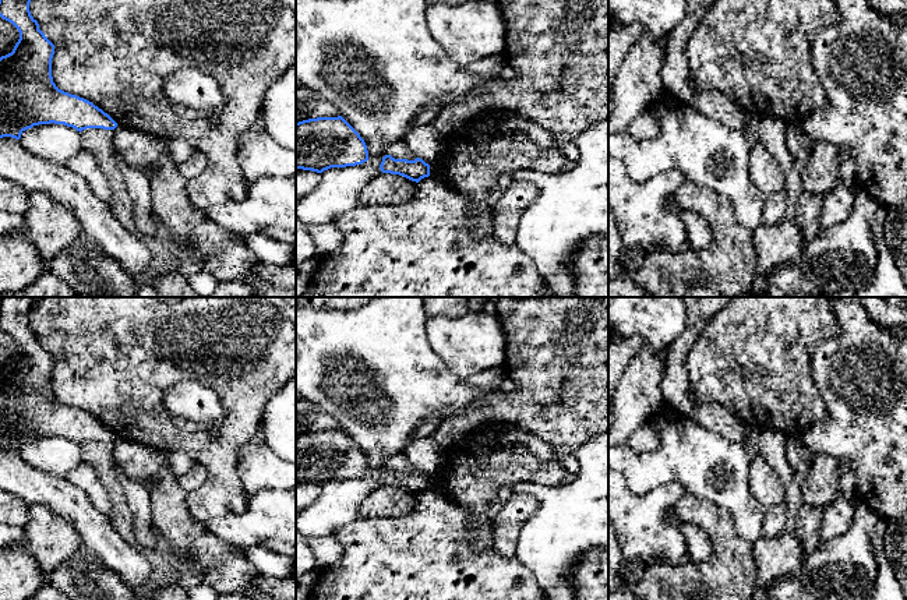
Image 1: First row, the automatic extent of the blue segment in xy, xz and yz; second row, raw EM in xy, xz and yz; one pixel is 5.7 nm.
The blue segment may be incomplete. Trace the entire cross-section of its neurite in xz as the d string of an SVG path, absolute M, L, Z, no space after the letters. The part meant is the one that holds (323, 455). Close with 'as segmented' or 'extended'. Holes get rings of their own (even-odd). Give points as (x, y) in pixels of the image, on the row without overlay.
M342 428L296 435L296 481L322 486L367 473L364 452Z; as segmented

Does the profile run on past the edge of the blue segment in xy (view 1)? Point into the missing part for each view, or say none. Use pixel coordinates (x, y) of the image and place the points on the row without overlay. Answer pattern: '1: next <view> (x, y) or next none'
1: next none

